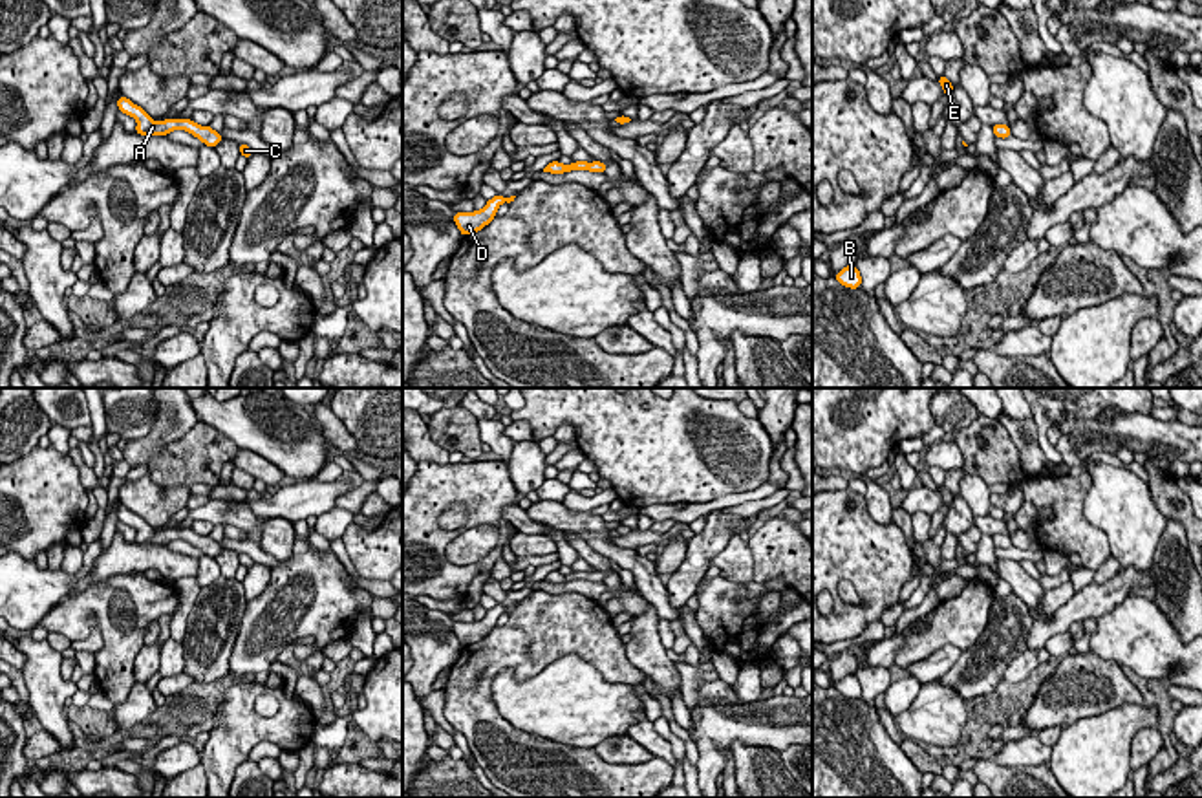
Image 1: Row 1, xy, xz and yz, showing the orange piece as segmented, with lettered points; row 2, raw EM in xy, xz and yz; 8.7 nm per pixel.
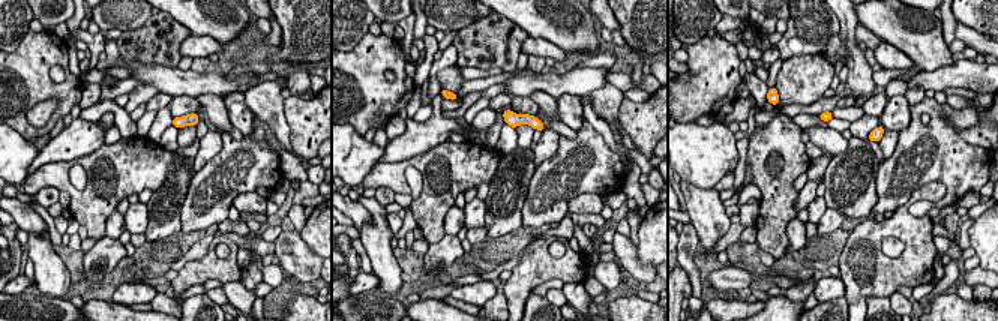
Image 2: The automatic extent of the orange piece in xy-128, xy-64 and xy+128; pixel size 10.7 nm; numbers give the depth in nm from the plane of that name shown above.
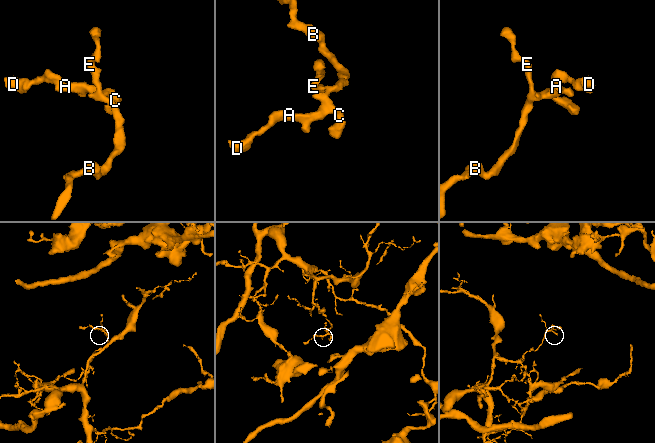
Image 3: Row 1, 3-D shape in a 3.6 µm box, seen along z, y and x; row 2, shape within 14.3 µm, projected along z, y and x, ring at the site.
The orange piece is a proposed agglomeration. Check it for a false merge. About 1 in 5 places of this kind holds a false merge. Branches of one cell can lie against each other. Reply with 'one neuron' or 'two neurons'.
one neuron

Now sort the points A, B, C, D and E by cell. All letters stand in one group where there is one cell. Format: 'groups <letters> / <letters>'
groups A B C D E

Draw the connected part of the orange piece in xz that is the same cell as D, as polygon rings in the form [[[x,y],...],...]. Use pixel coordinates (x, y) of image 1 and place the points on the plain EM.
[[[496,604],[492,609],[487,609],[487,615],[481,620],[454,622],[454,633],[457,635],[463,646],[478,642],[496,628],[496,622],[501,613],[510,613],[514,611],[514,608],[516,606],[503,608],[501,604]]]

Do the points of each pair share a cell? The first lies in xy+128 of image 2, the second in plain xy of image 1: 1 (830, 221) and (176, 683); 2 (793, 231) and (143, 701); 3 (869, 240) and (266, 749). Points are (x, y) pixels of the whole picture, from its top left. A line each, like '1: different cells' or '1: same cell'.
1: same cell
2: same cell
3: different cells

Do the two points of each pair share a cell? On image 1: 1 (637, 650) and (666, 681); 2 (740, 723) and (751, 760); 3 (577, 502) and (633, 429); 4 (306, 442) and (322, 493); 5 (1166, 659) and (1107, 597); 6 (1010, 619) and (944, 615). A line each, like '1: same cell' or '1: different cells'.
1: same cell
2: different cells
3: different cells
4: different cells
5: different cells
6: different cells

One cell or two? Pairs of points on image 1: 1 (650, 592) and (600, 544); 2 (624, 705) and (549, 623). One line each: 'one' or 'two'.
1: one
2: two

